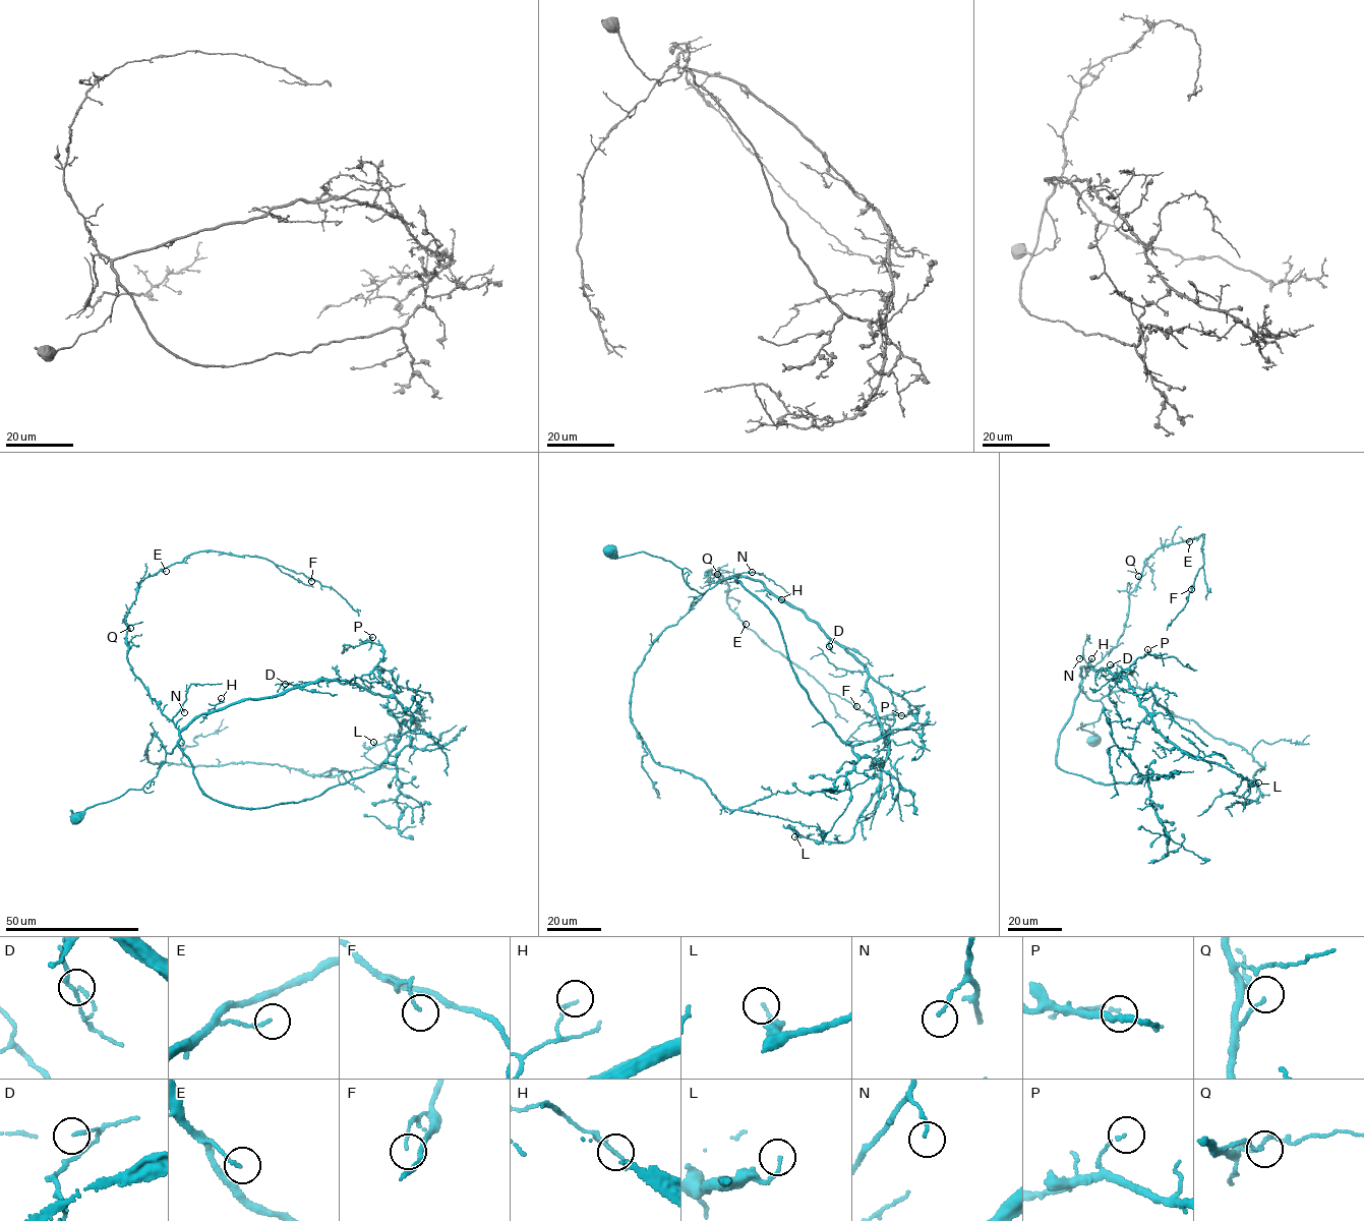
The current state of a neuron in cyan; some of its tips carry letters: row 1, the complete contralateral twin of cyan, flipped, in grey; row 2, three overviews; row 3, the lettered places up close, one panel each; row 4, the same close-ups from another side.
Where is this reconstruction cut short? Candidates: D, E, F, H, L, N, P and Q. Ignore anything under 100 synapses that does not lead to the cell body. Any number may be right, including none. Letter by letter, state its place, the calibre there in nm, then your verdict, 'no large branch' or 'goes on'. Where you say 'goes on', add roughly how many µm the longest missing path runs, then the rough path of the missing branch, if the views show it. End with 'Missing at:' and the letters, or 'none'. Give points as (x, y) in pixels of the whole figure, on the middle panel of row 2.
D: place (829, 646); calibre 110 nm; no large branch
E: place (746, 624); calibre 120 nm; no large branch
F: place (856, 706); calibre 100 nm; no large branch
H: place (781, 599); calibre 130 nm; no large branch
L: place (794, 836); calibre 110 nm; no large branch
N: place (752, 572); calibre 100 nm; no large branch
P: place (901, 715); calibre 110 nm; no large branch
Q: place (717, 574); calibre 130 nm; no large branch
Missing at: none

